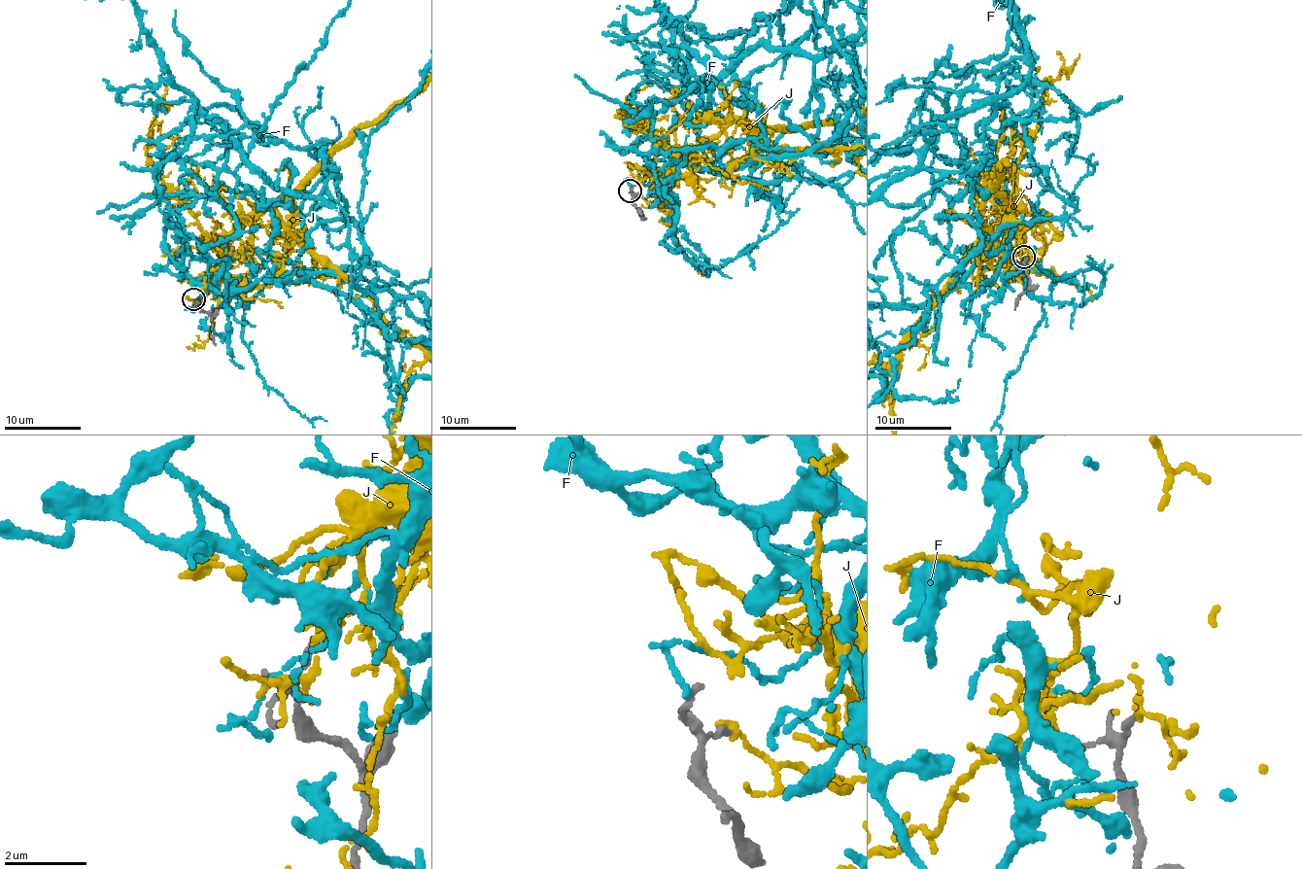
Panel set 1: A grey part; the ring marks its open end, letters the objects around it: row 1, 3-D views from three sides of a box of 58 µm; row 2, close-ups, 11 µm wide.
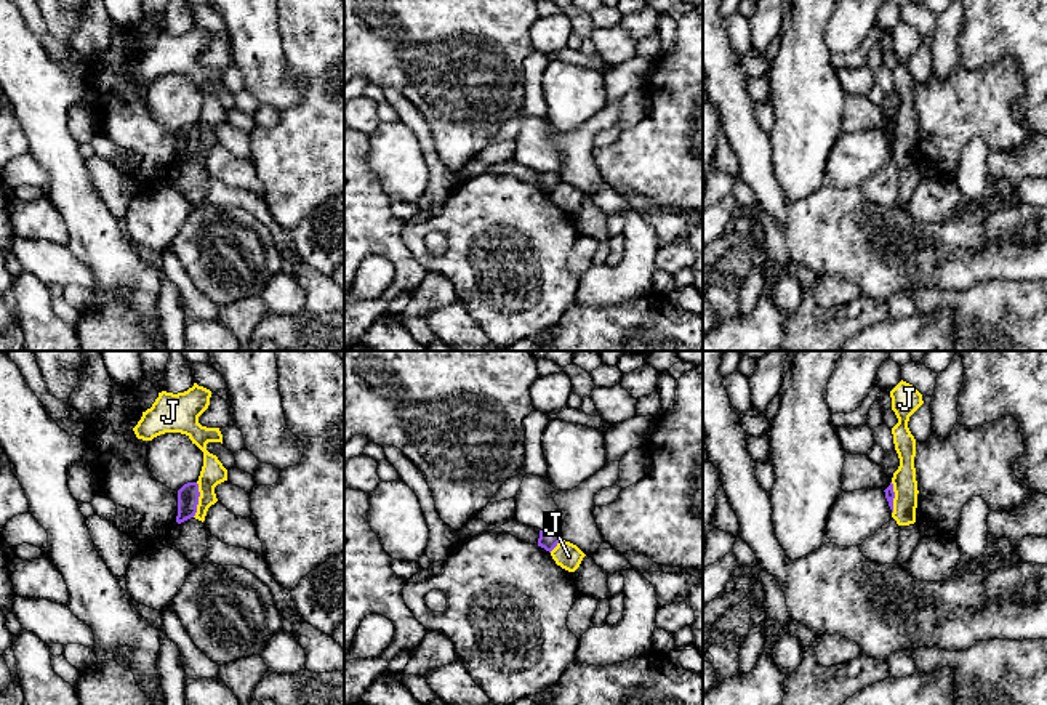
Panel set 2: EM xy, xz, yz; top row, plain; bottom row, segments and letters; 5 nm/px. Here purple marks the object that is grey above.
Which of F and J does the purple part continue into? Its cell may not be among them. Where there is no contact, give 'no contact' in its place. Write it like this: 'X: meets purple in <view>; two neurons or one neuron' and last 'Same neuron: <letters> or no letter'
F: no contact; two neurons
J: meets purple in xy; two neurons
Same neuron: no letter

